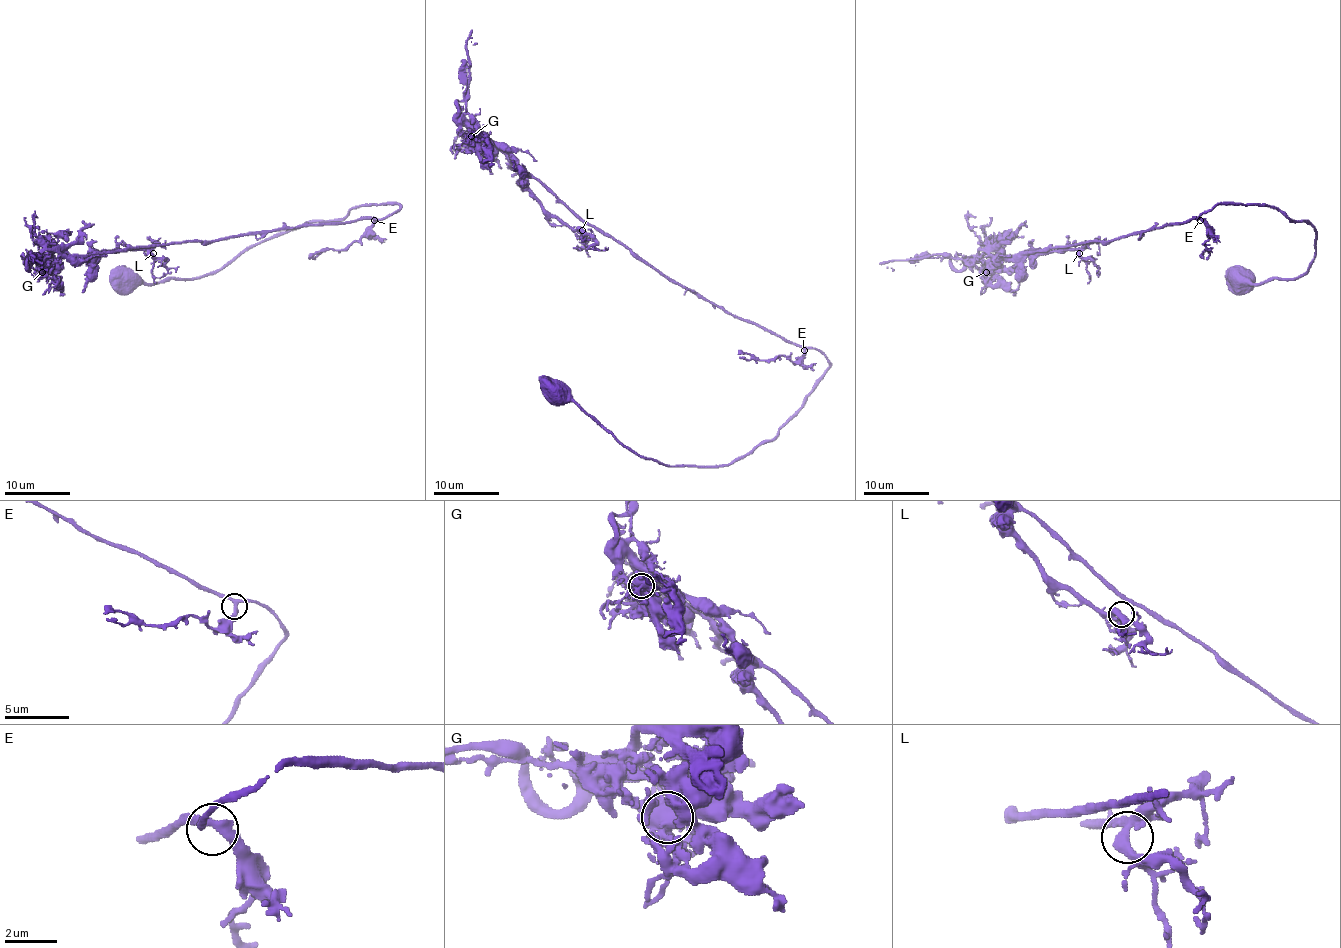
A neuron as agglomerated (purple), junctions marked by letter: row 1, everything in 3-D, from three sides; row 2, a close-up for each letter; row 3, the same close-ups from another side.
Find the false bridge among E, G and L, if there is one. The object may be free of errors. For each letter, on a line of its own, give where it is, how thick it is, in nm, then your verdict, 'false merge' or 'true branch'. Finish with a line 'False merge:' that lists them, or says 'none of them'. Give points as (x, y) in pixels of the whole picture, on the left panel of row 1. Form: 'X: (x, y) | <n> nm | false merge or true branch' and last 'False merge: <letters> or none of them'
E: (374, 220) | 280 nm | true branch
G: (42, 272) | 550 nm | false merge
L: (153, 253) | 380 nm | true branch
False merge: G

